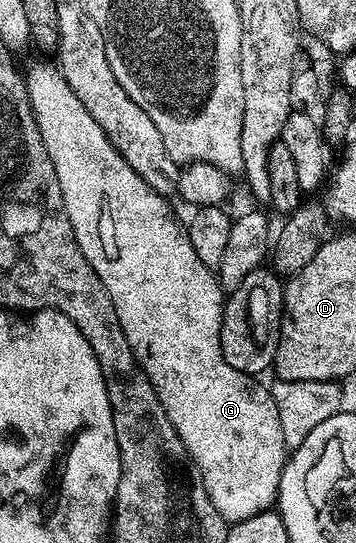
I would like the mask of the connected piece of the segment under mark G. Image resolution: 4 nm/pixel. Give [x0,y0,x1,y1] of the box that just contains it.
[24,62,288,524]

